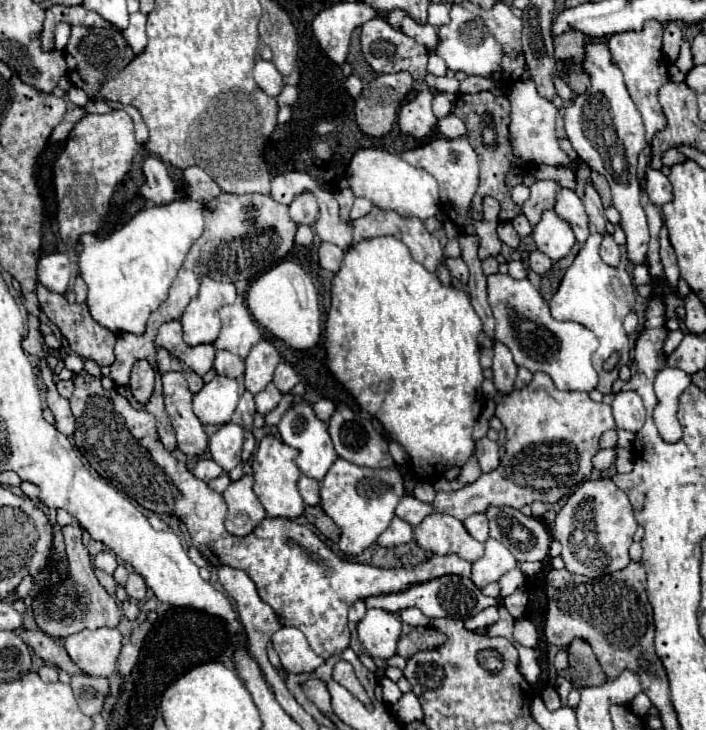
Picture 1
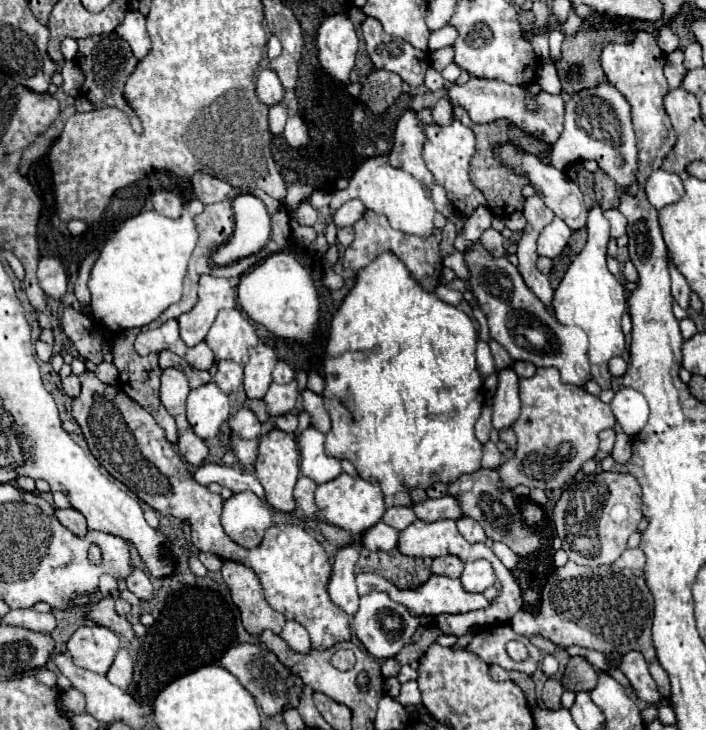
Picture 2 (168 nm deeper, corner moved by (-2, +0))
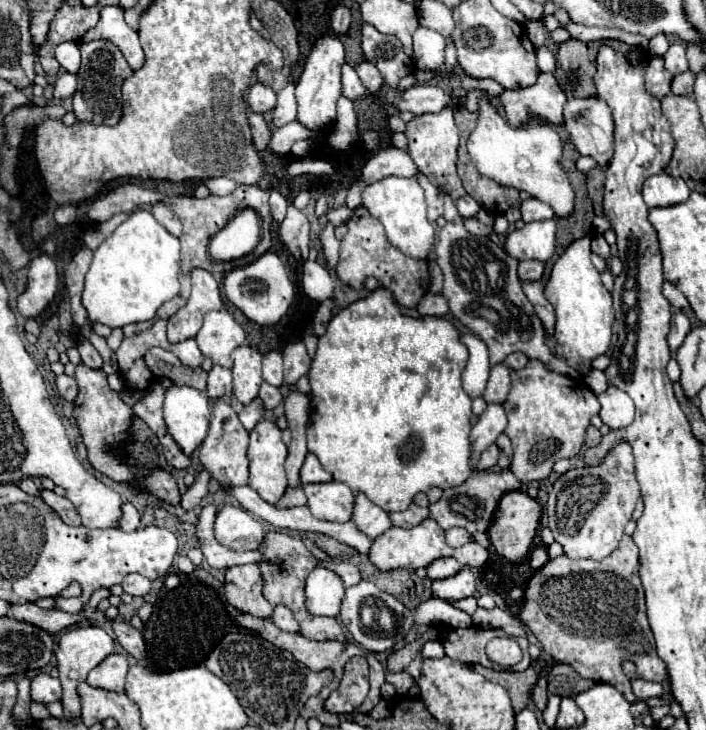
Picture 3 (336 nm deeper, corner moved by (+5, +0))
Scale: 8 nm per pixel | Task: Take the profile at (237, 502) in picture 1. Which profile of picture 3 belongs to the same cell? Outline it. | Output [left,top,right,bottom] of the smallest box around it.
[215,505,265,551]

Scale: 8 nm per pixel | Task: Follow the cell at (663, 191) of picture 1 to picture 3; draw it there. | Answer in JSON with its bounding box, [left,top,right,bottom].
[643,173,689,209]

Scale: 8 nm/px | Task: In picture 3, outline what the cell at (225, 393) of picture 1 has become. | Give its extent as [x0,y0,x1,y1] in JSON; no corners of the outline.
[165,385,209,455]

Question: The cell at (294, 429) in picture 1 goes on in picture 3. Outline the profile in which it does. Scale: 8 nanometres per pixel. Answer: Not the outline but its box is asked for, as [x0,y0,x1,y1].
[301,453,331,485]

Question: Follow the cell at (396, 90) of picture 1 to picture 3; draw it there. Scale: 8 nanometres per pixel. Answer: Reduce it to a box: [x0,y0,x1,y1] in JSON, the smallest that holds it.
[355,61,383,93]

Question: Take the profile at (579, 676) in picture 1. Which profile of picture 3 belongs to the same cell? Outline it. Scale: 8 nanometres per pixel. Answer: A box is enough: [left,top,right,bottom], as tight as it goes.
[549,663,595,697]

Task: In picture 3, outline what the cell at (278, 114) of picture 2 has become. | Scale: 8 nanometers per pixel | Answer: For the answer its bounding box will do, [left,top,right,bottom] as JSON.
[249,113,271,151]

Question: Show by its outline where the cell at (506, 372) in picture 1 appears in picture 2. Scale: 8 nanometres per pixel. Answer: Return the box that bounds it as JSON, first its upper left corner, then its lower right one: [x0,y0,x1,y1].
[492,369,520,431]

